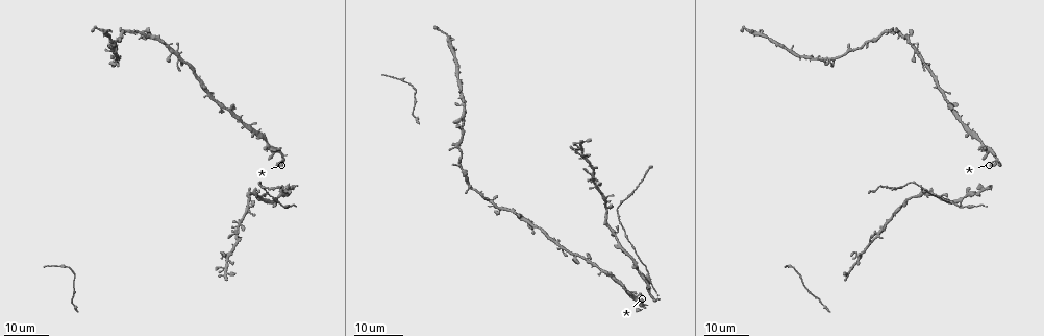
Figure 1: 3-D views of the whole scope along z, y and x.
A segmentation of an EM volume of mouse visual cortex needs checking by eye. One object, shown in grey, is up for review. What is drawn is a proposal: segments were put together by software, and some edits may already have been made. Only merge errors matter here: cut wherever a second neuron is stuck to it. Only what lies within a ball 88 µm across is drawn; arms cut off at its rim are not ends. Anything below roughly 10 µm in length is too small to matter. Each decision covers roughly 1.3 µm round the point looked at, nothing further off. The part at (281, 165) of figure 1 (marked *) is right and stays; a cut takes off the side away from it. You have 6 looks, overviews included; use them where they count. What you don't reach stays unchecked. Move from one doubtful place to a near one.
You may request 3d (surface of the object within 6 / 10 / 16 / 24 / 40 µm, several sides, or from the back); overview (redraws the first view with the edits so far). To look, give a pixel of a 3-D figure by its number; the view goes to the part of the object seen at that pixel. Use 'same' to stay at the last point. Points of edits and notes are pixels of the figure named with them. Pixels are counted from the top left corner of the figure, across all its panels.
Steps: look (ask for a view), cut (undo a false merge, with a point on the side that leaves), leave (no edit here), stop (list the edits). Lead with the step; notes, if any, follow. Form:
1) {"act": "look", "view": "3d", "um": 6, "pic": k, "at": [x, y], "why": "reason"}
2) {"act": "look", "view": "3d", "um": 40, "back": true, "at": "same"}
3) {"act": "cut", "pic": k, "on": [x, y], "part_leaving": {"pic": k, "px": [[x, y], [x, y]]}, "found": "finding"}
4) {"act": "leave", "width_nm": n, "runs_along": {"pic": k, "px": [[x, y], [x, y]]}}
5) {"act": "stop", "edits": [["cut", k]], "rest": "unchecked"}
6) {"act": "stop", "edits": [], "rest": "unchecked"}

{"act": "look", "view": "3d", "um": 24, "pic": 1, "at": [249, 201], "why": "a narrow waist"}

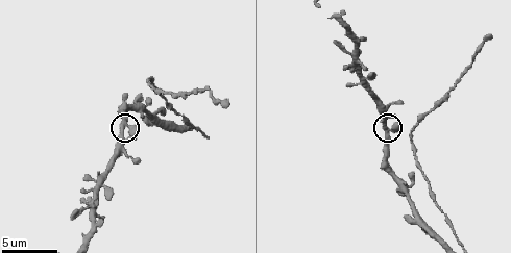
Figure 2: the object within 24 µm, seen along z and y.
{"act": "look", "view": "3d", "um": 10, "pic": 2, "at": [123, 130]}

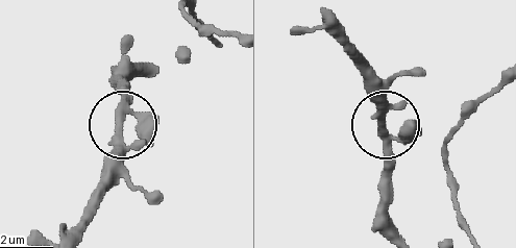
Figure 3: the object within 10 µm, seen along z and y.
{"act": "leave", "width_nm": 230, "runs_along": {"pic": 3, "px": [[399, 233], [386, 207], [386, 81]]}, "found": "all the same neuron"}

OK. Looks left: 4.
{"act": "look", "view": "3d", "um": 24, "pic": 1, "at": [636, 259], "why": "four or more arms meet"}

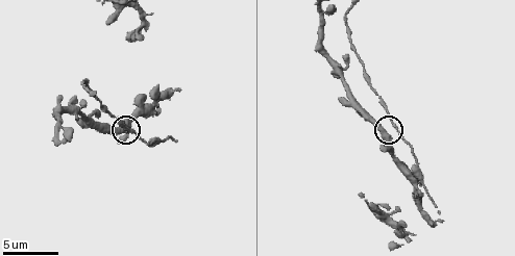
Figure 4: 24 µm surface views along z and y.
{"act": "look", "view": "3d", "um": 10, "pic": 4, "at": [386, 135]}

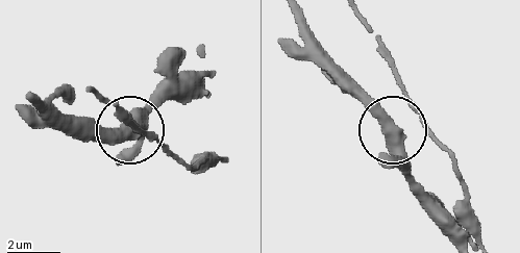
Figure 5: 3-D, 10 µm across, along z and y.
{"act": "leave", "side_arm_um": 27, "arms": 4, "found": "all the same neuron"}

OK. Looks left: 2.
{"act": "look", "view": "3d", "um": 24, "pic": 1, "at": [578, 149], "why": "small branch off a trunk"}

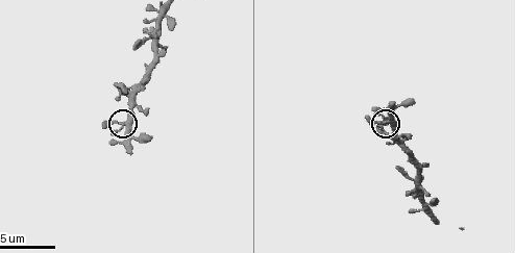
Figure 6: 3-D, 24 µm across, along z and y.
{"act": "look", "view": "3d", "um": 10, "pic": 6, "at": [380, 123]}

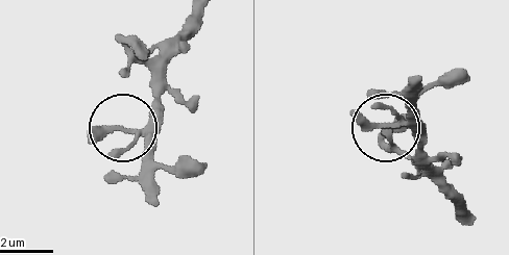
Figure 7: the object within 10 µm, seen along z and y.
{"act": "leave", "runs_along": {"pic": 7, "px": [[201, 14], [170, 54], [159, 107], [125, 130], [108, 173]]}, "found": "all the same neuron"}

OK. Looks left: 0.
{"act": "stop", "edits": [], "rest": "unchecked"}

